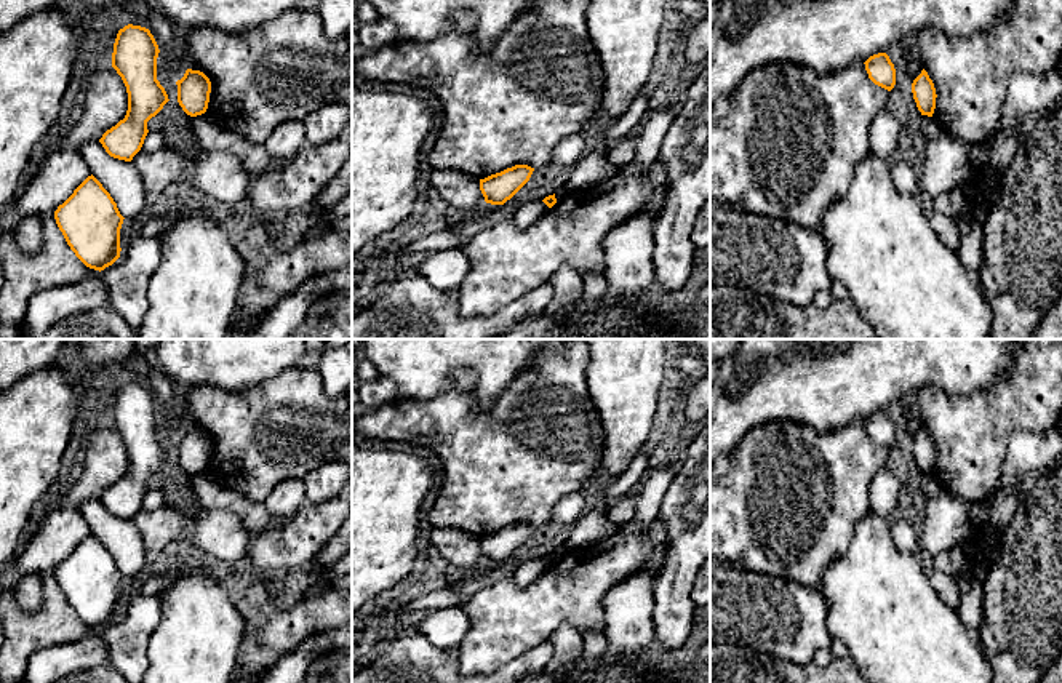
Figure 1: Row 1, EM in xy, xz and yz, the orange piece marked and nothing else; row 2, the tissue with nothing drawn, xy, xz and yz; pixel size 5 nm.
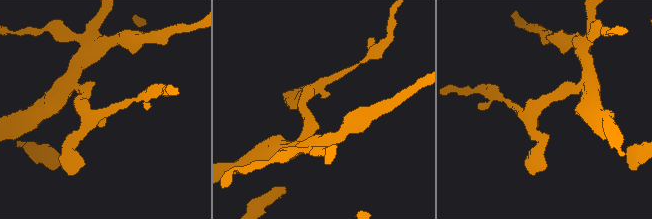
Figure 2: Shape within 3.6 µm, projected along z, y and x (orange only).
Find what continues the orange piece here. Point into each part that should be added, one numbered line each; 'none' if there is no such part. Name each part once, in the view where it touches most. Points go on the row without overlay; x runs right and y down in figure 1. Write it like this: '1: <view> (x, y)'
none

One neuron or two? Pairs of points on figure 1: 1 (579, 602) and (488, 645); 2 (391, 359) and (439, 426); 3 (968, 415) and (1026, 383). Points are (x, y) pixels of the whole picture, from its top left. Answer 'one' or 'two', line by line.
1: one
2: two
3: one

